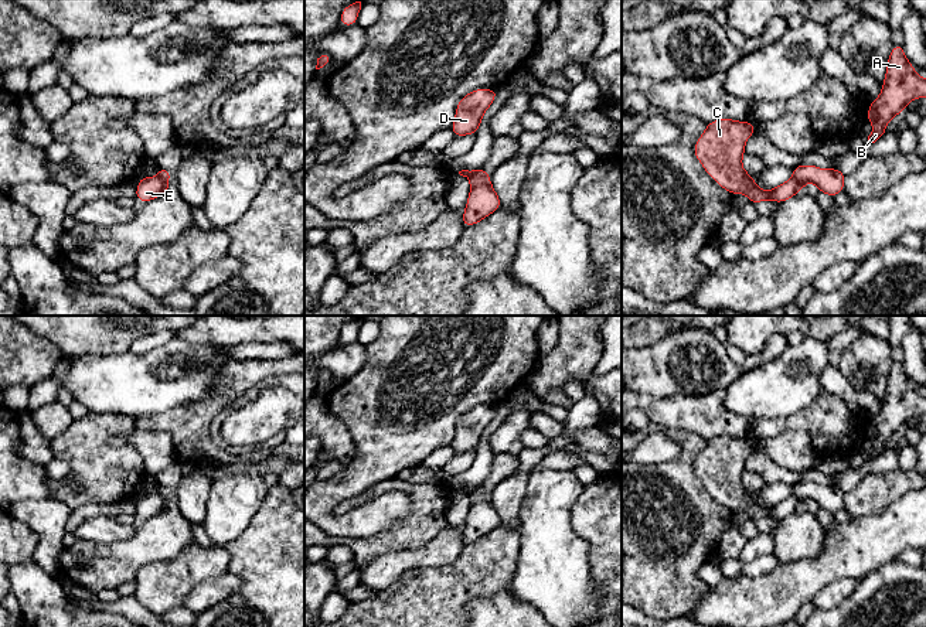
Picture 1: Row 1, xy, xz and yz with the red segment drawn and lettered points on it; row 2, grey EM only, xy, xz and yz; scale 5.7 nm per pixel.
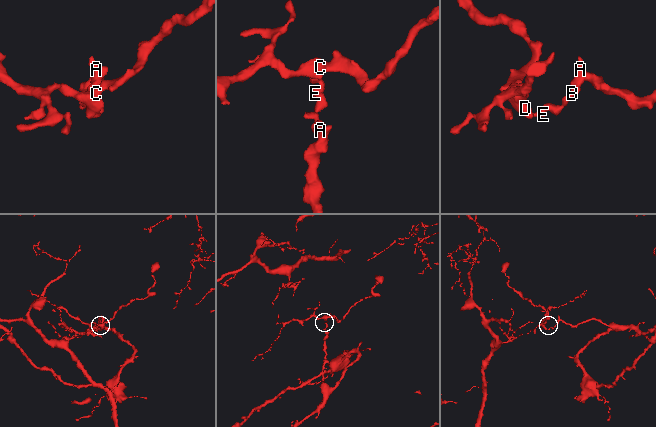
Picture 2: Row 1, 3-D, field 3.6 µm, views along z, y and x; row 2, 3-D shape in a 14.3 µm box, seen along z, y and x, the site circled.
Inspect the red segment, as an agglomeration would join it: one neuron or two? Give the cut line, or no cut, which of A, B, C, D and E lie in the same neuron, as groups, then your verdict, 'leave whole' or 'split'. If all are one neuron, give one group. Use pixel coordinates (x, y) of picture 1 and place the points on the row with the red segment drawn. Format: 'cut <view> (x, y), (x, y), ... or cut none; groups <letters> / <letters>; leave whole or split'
cut xy (157, 176), (166, 181); groups A B / C D E; split

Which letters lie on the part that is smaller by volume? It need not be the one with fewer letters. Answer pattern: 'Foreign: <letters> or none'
Foreign: C, D, E

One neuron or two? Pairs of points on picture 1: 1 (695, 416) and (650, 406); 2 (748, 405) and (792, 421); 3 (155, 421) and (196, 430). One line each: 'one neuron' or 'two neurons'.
1: one neuron
2: two neurons
3: one neuron

